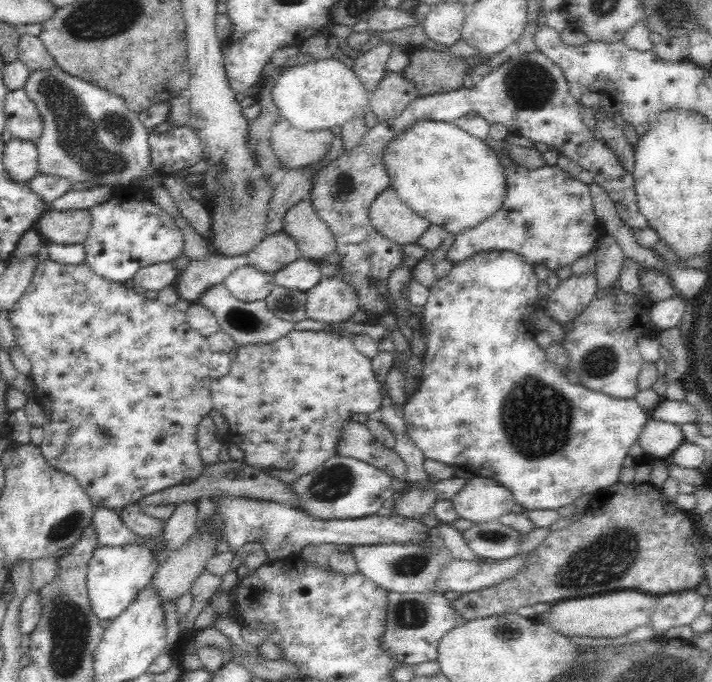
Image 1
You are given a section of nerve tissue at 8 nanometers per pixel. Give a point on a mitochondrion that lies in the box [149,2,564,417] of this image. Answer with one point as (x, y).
(530, 85)

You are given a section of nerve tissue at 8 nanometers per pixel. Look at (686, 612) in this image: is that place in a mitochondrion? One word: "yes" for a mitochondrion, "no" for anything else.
no

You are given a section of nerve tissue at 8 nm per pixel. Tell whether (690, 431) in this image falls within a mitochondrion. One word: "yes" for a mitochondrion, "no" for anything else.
no

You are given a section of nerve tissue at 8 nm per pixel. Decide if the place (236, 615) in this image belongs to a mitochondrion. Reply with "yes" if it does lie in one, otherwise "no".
no

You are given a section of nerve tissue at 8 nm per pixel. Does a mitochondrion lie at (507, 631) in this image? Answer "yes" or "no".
no

